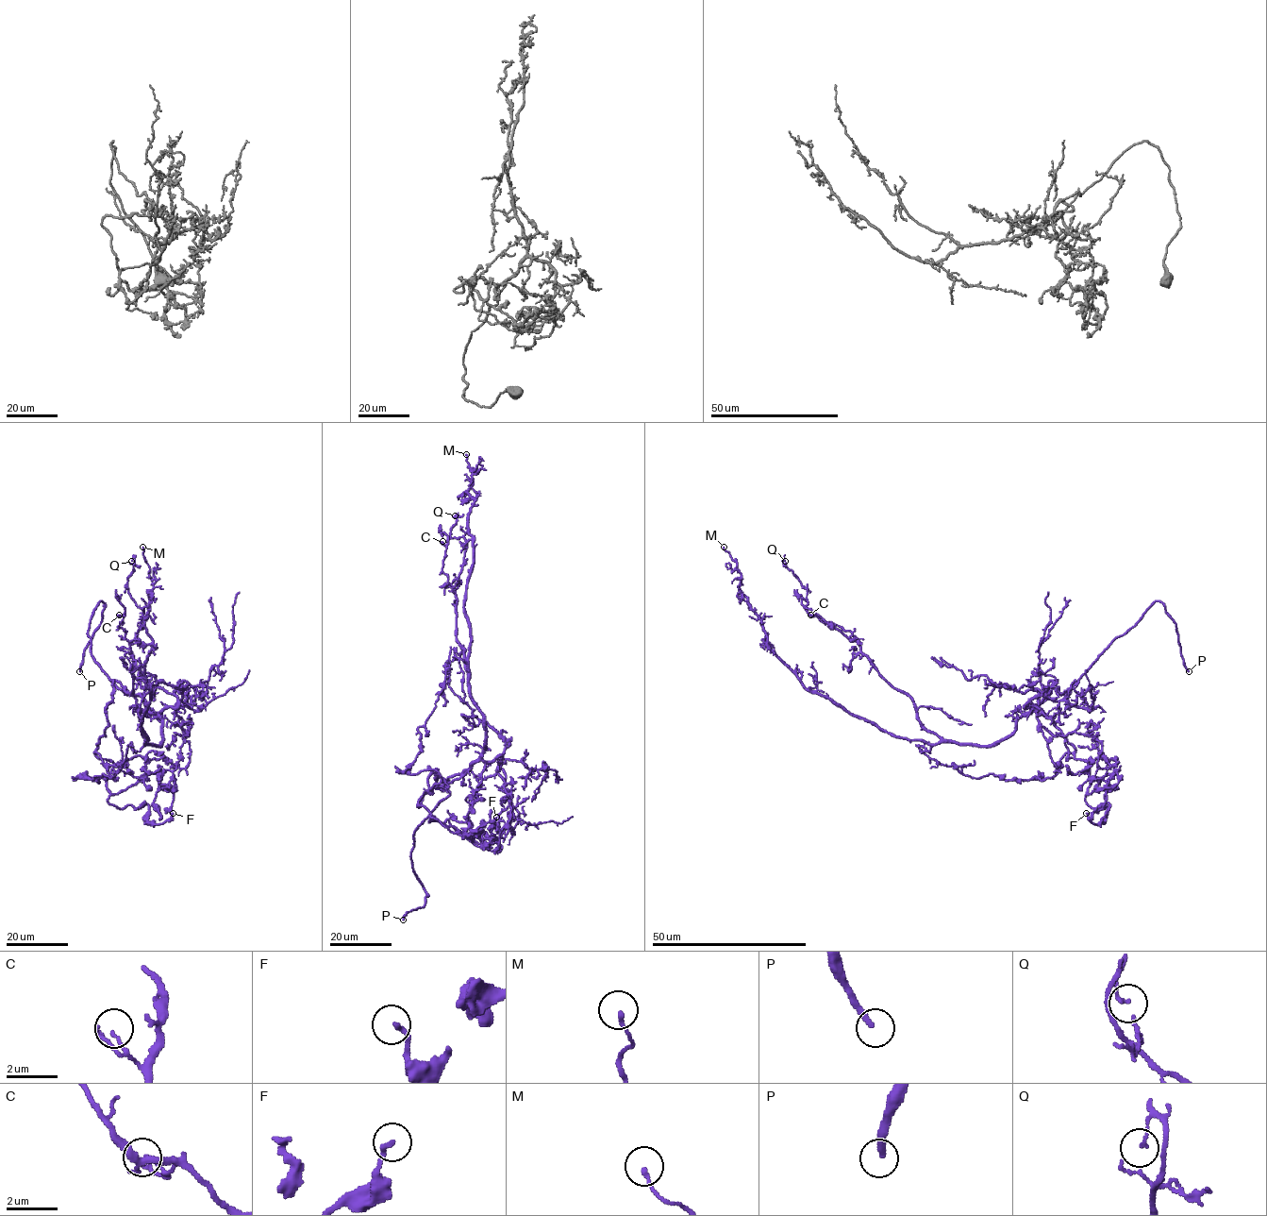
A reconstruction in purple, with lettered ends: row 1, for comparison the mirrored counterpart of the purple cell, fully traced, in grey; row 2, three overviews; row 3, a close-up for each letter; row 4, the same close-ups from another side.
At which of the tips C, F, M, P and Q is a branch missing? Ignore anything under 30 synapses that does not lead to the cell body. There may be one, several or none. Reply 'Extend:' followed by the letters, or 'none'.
Extend: P

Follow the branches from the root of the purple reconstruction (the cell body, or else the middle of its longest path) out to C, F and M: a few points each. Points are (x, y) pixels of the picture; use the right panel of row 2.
C: (944, 766), (918, 747), (928, 751), (941, 740), (923, 726), (913, 700), (880, 675), (849, 631), (810, 615)
F: (944, 766), (975, 778), (1043, 780), (1072, 753), (1089, 765), (1086, 802), (1109, 804), (1097, 824), (1086, 813)
M: (944, 766), (918, 747), (928, 751), (926, 743), (891, 735), (808, 690), (770, 649), (724, 547)

